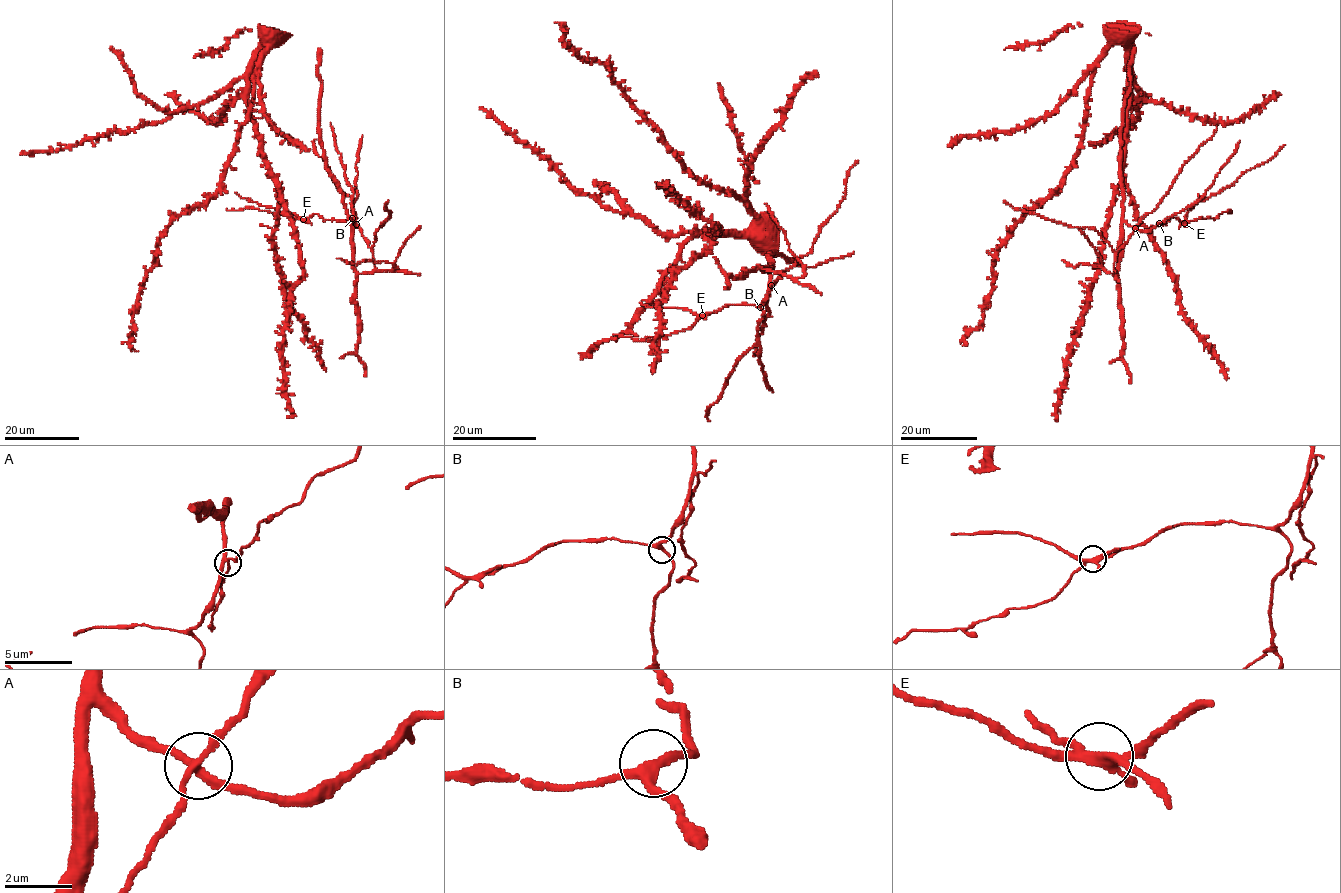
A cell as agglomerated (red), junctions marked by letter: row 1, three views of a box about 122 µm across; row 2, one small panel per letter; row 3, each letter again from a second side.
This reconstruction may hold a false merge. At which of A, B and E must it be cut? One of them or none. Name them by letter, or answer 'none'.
none

